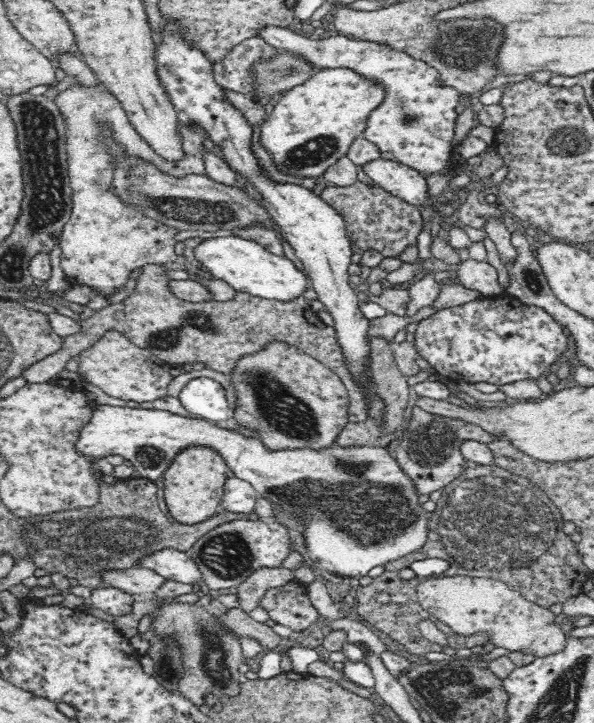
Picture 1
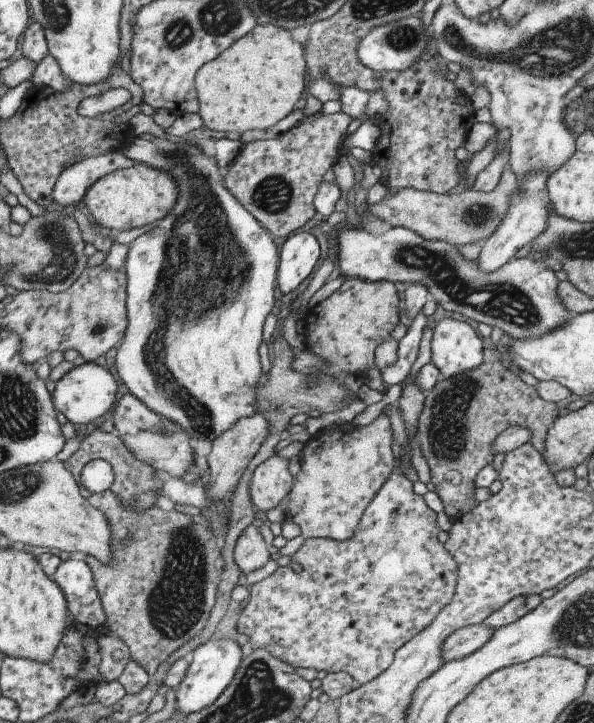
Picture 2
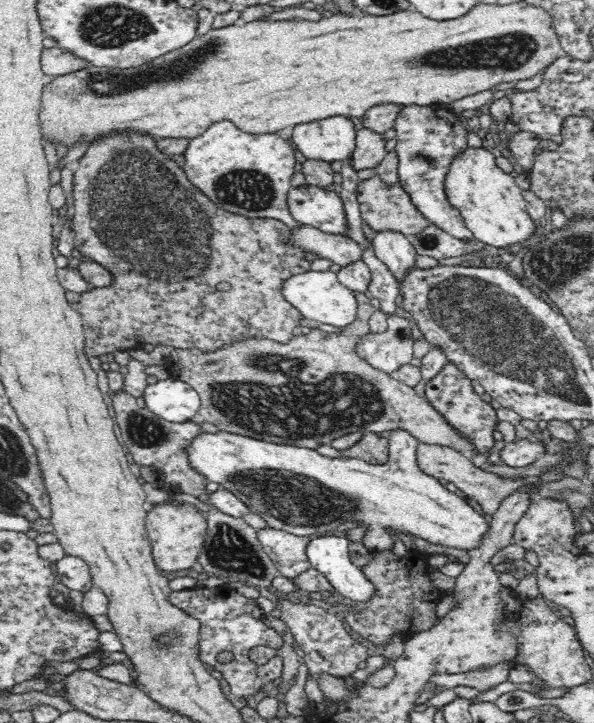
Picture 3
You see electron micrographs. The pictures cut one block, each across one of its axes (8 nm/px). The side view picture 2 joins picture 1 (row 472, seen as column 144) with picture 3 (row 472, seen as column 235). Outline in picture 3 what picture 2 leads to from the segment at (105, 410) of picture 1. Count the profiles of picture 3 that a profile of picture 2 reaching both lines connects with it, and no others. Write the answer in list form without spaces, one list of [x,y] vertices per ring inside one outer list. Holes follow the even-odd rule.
[[[391,430],[387,440],[390,461],[378,465],[382,474],[356,474],[356,460],[328,460],[328,457],[322,457],[314,450],[276,445],[224,432],[201,435],[193,440],[187,454],[191,466],[198,474],[208,478],[209,482],[218,483],[221,488],[234,493],[248,506],[250,513],[260,516],[267,526],[273,529],[285,530],[299,537],[320,533],[334,535],[340,518],[354,518],[354,520],[364,520],[364,524],[369,526],[361,540],[368,550],[392,547],[392,541],[396,537],[390,537],[382,526],[411,532],[432,544],[444,544],[444,546],[464,550],[473,549],[481,541],[482,533],[485,533],[488,528],[486,517],[480,516],[463,499],[440,485],[438,479],[418,470],[416,450],[420,443],[407,430]]]

